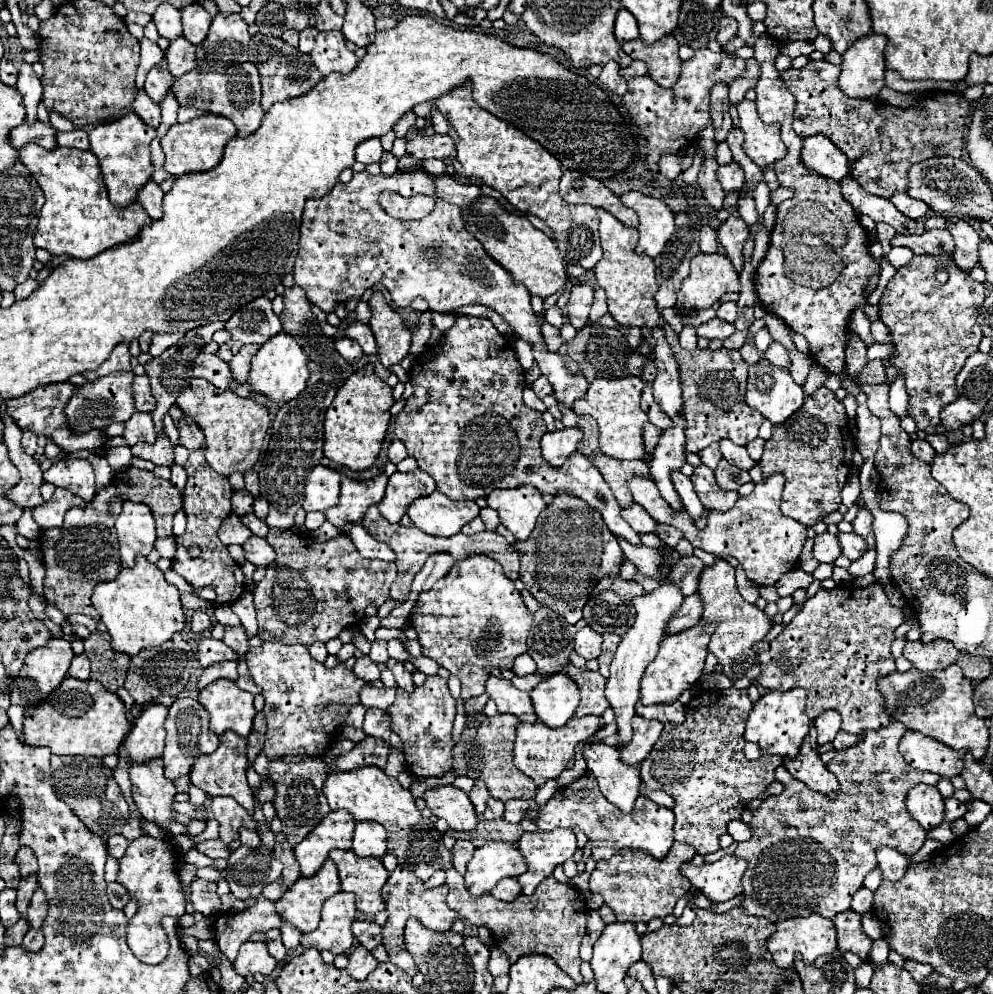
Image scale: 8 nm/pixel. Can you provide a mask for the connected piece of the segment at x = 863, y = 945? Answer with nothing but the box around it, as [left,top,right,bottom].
[833,911,871,961]

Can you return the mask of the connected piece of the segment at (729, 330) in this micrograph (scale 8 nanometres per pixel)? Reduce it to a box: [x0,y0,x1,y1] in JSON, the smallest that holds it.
[697,317,735,341]

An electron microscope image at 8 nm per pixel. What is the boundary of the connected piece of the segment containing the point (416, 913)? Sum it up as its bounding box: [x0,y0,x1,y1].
[381,865,459,977]

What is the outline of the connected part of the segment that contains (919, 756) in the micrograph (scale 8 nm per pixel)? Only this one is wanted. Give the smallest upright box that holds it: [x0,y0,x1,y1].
[899,731,963,777]

